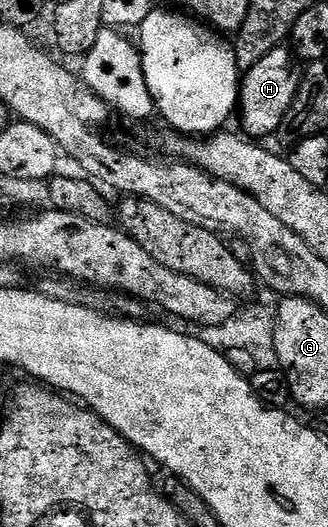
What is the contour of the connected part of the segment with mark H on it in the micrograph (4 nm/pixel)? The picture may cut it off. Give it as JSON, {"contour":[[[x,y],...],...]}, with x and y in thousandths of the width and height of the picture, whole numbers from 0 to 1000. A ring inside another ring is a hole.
{"contour":[[[854,85],[805,106],[771,129],[747,135],[729,165],[726,222],[741,222],[738,252],[765,266],[799,266],[826,256],[848,256],[872,214],[905,182],[921,157],[924,133],[902,116],[899,97],[872,85]]]}

